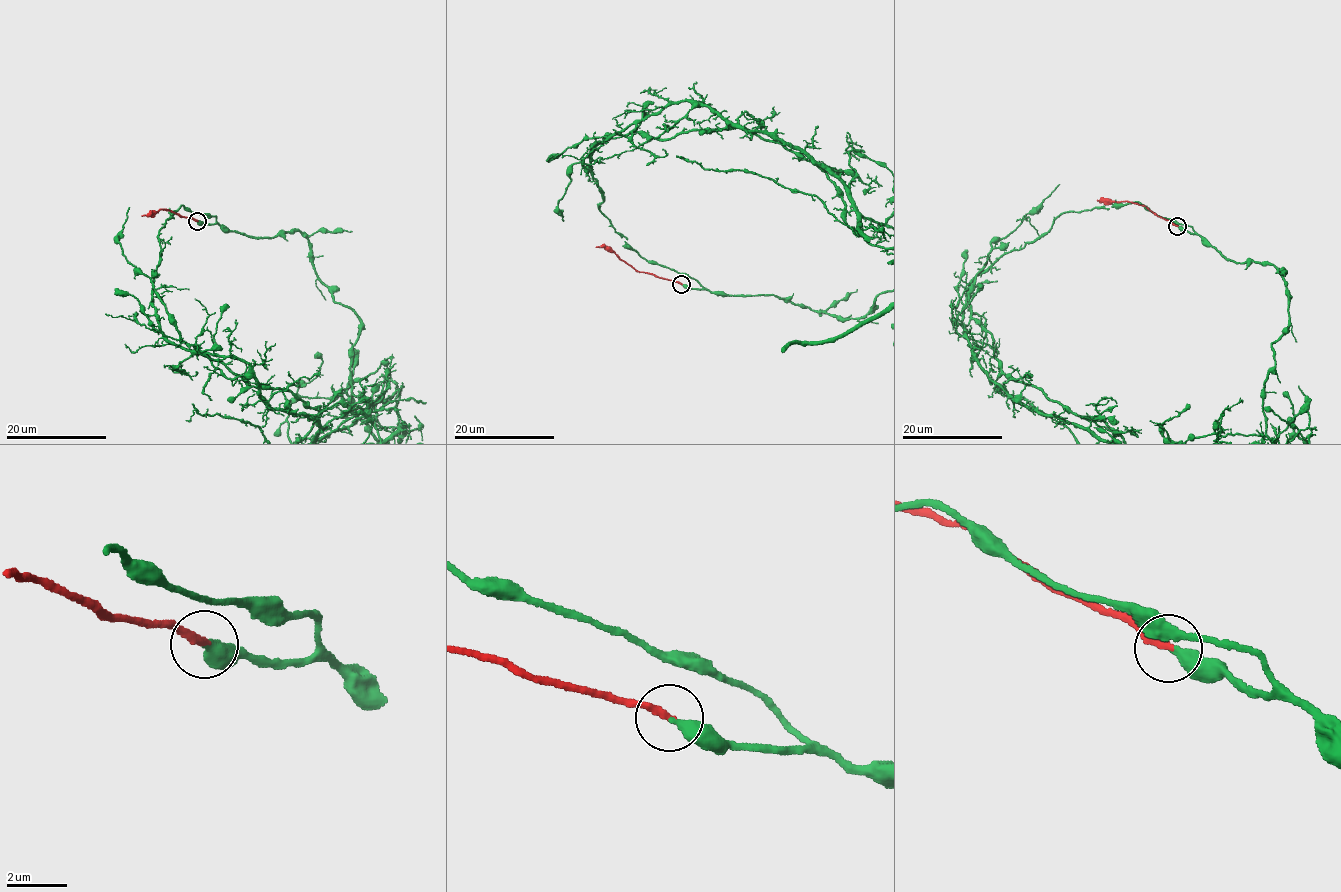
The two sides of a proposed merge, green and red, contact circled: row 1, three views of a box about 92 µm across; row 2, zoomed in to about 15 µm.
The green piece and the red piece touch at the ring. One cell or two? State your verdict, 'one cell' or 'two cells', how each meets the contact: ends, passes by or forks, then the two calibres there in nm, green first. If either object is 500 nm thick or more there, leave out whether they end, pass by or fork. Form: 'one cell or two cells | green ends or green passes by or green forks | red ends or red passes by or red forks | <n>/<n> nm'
one cell | green ends | red ends | 380/240 nm

